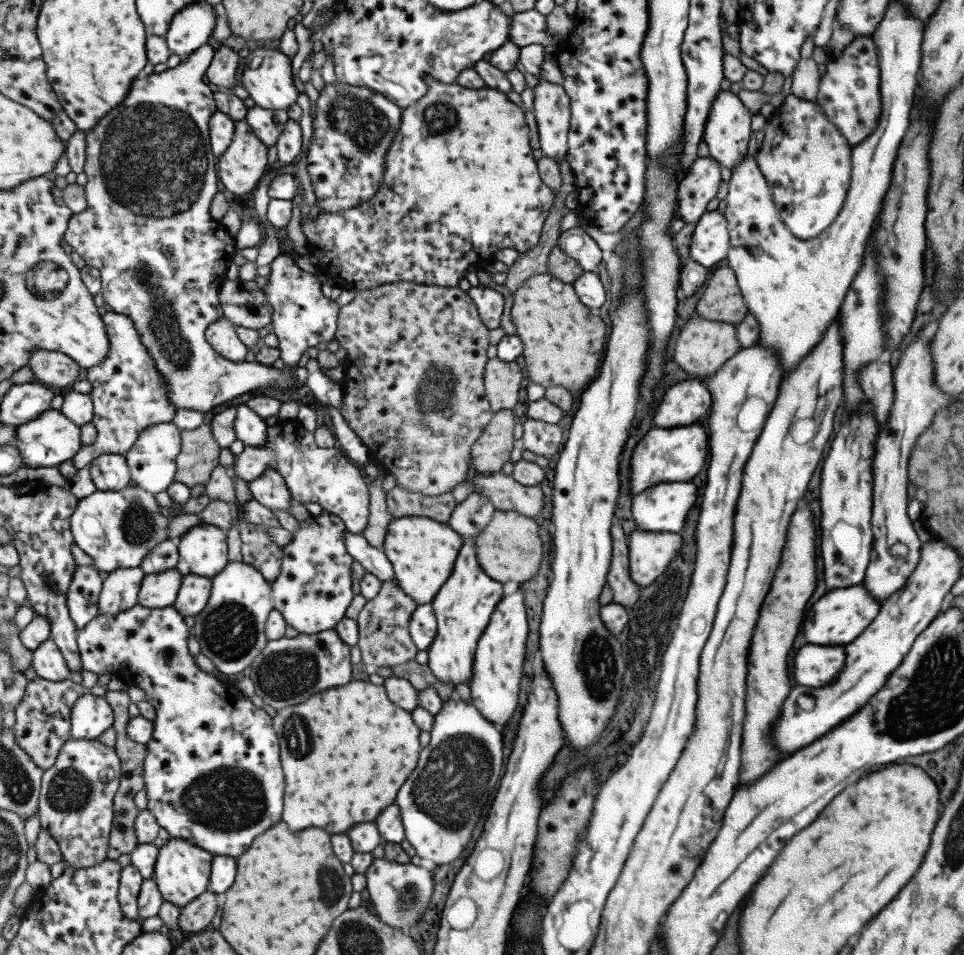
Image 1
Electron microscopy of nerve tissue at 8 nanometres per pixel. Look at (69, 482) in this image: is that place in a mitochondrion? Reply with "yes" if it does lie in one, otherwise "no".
no

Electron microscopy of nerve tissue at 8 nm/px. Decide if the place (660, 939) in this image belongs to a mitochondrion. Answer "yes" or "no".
no

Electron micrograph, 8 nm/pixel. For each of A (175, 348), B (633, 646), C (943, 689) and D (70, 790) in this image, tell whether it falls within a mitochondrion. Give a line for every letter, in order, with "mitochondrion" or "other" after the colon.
A: mitochondrion
B: mitochondrion
C: mitochondrion
D: mitochondrion

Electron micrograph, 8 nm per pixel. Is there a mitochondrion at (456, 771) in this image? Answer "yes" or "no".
yes

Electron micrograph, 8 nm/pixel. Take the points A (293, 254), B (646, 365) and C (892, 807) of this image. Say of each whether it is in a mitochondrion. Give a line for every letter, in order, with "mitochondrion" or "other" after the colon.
A: other
B: other
C: other

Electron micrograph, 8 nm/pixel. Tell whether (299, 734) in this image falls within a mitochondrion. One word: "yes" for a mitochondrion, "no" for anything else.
yes

